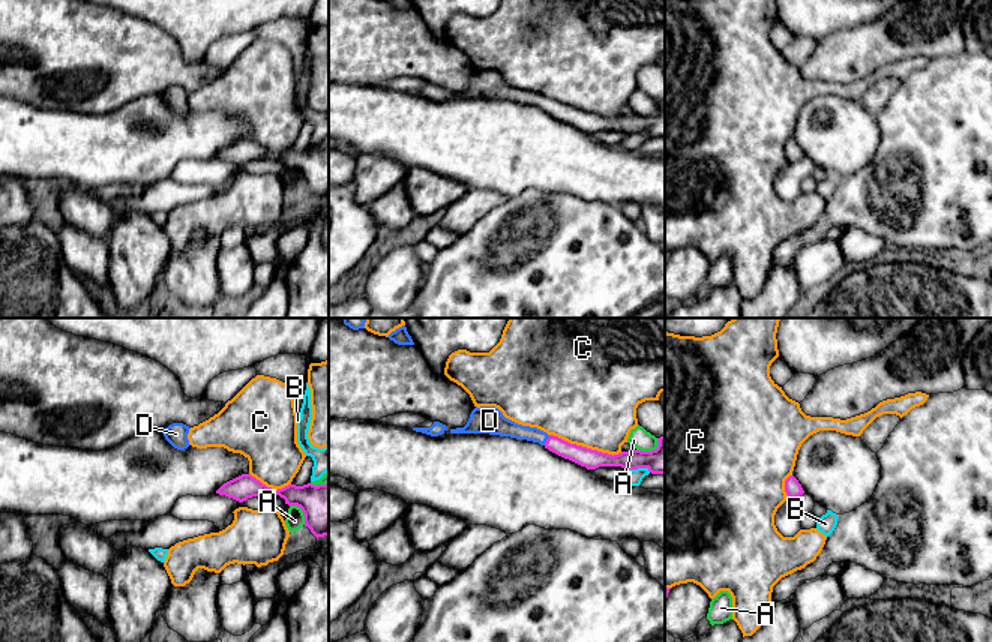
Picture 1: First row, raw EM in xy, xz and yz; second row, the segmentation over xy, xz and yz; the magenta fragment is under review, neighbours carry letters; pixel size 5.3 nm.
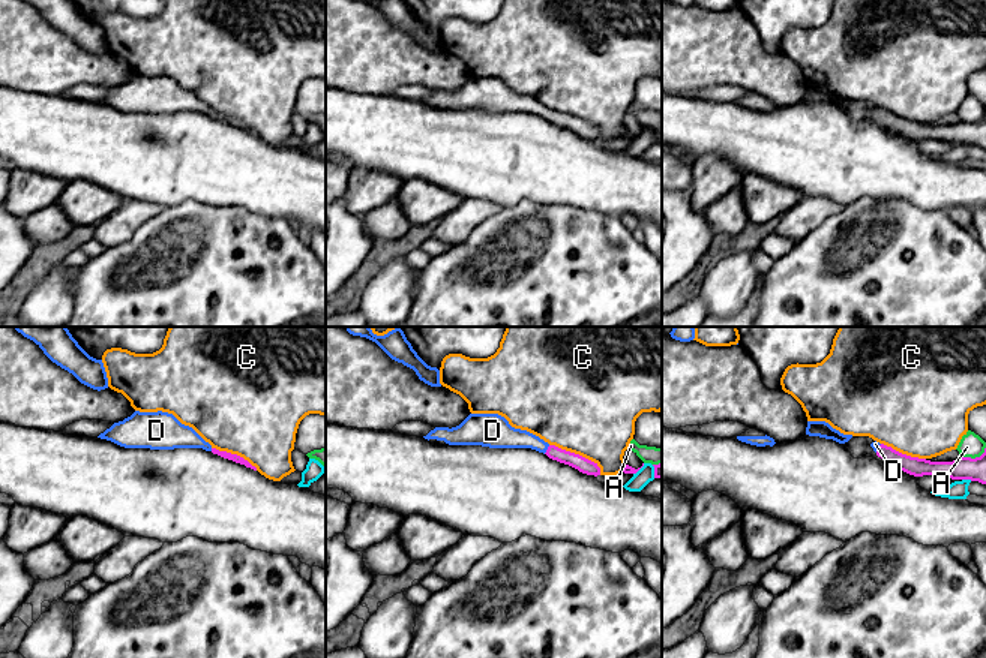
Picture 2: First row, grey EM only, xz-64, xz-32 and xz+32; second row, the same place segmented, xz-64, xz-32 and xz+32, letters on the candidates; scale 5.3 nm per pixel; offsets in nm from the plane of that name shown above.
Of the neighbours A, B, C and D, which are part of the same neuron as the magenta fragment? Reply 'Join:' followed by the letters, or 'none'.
Join: D

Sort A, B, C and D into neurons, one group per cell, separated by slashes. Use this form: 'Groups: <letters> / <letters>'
Groups: A / B / C / D

